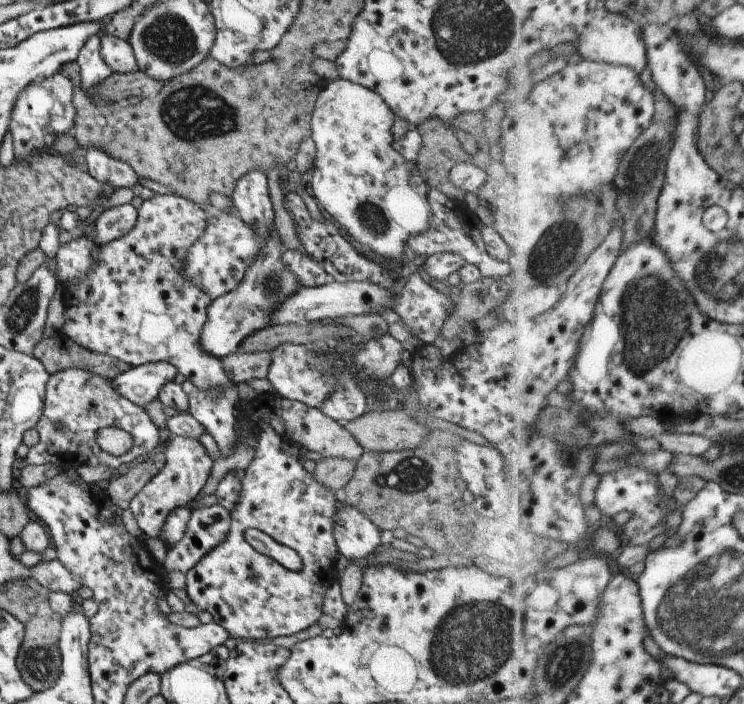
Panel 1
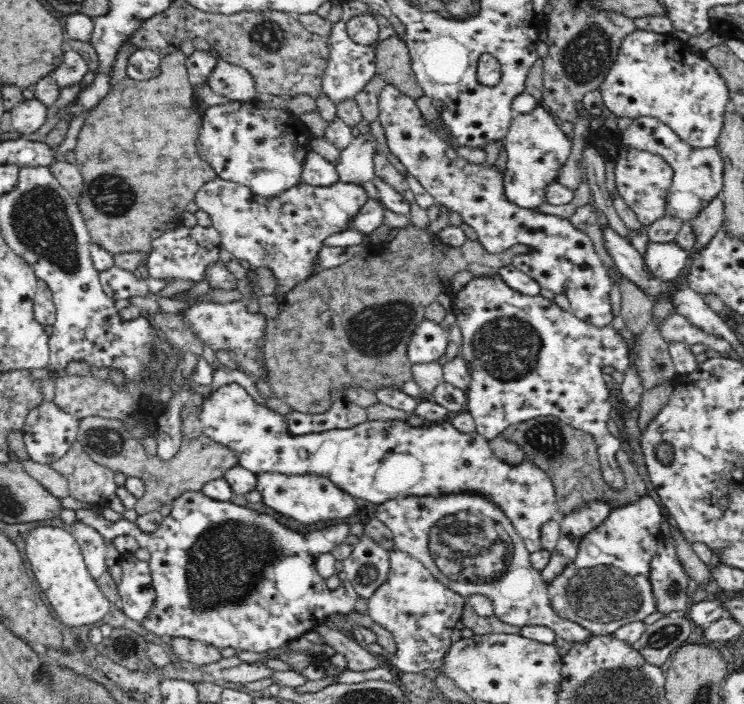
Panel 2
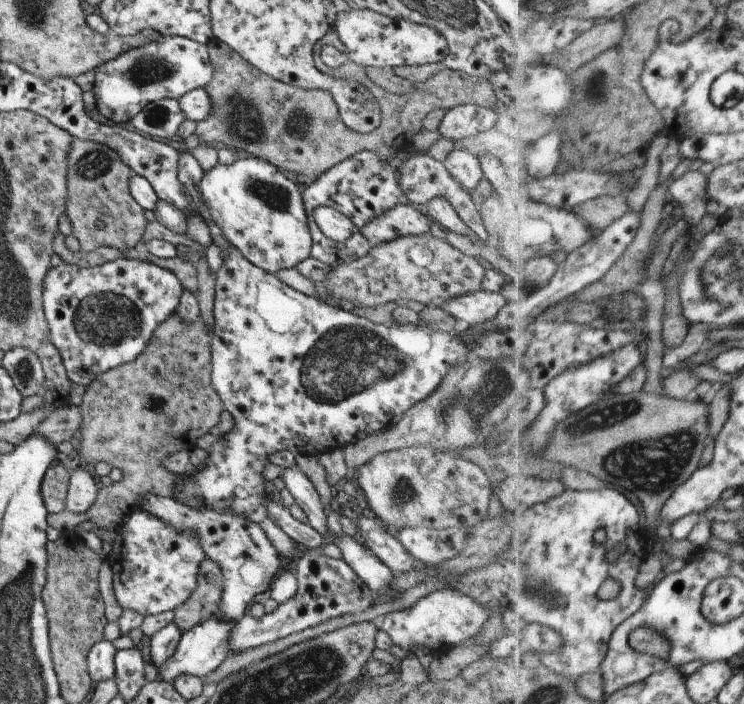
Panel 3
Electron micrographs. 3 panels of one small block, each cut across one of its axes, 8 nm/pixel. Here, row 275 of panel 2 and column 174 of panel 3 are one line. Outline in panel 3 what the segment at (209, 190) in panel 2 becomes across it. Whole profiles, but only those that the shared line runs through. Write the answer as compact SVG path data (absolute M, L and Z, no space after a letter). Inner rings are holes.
M123 257L95 268L65 262L51 266L41 286L49 342L57 349L70 382L83 387L98 374L137 358L147 348L153 330L175 312L182 290L169 270Z

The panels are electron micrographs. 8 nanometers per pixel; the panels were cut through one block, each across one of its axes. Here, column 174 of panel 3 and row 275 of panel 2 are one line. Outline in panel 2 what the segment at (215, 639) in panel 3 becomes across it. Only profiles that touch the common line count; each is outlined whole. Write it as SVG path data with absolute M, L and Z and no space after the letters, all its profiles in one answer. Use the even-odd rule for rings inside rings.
M648 243L646 252L643 254L646 271L660 281L672 281L682 272L688 252L676 243Z

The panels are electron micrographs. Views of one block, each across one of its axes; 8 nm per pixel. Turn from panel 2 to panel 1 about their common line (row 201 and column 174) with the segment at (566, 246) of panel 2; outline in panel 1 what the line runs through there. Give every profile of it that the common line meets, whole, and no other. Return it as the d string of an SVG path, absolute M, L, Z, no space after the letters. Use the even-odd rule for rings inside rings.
M176 435L164 437L164 464L154 478L134 497L129 504L129 512L133 515L142 537L136 541L143 543L143 538L160 538L159 532L166 515L175 508L185 507L200 493L204 481L209 475L212 460L197 439Z

